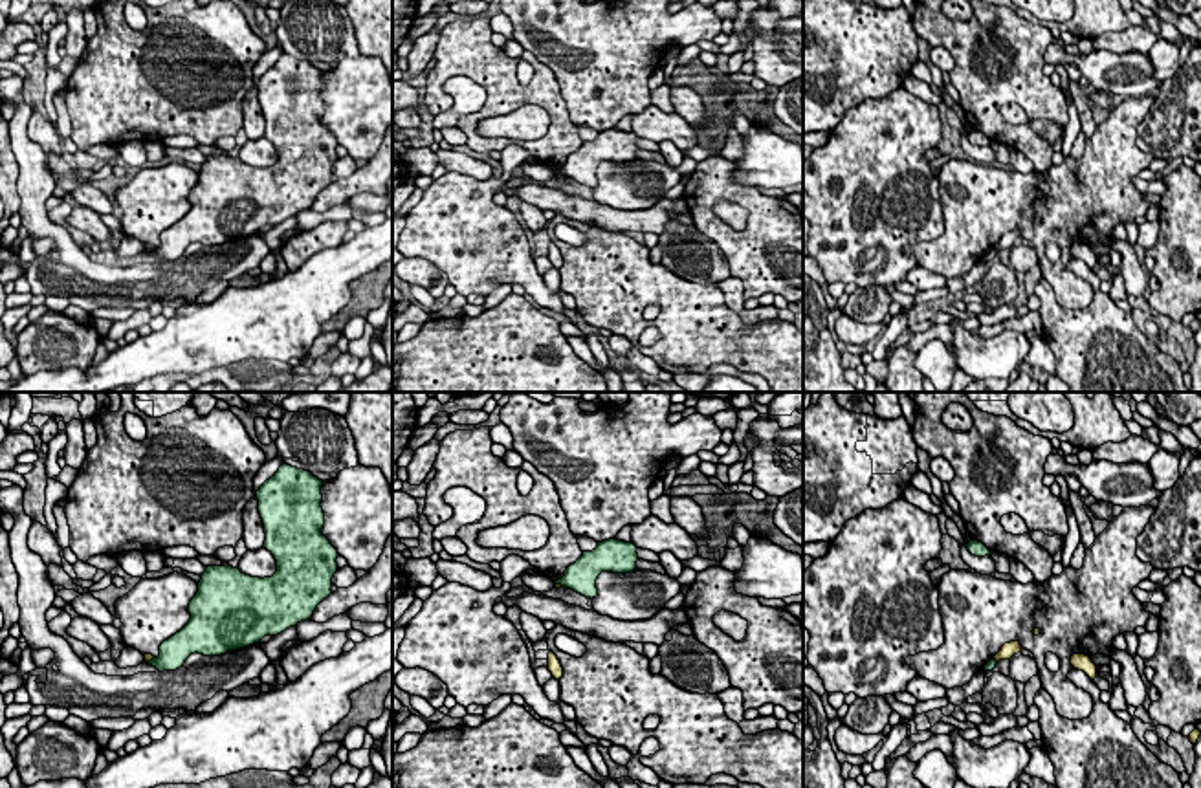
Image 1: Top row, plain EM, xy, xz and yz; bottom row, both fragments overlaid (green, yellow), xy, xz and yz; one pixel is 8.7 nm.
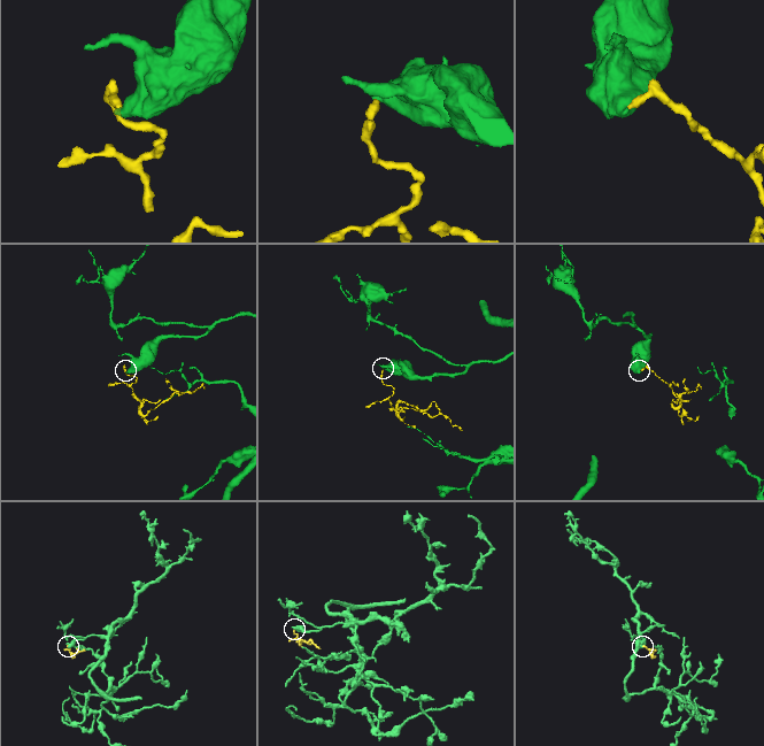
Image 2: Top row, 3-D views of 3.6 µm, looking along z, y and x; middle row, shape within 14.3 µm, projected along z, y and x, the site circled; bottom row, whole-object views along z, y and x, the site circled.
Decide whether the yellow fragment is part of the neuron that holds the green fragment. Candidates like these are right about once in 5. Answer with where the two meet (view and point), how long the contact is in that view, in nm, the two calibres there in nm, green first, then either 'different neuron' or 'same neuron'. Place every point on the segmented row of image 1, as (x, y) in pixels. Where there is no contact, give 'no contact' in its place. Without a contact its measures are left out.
xz (561, 585) | 100 nm | 260/30 nm | different neuron

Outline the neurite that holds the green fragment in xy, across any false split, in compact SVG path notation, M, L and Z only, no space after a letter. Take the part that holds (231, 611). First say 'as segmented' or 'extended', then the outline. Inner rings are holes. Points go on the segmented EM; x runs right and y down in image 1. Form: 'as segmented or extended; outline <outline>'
as segmented; outline M282 464L257 491L259 513L264 524L264 548L275 557L271 577L251 577L229 564L207 566L200 575L198 592L189 603L189 623L160 645L160 656L147 662L160 673L180 669L198 652L220 656L259 643L264 636L277 636L312 618L317 605L332 594L337 572L337 550L321 533L325 513L321 508L323 480L310 471Z

